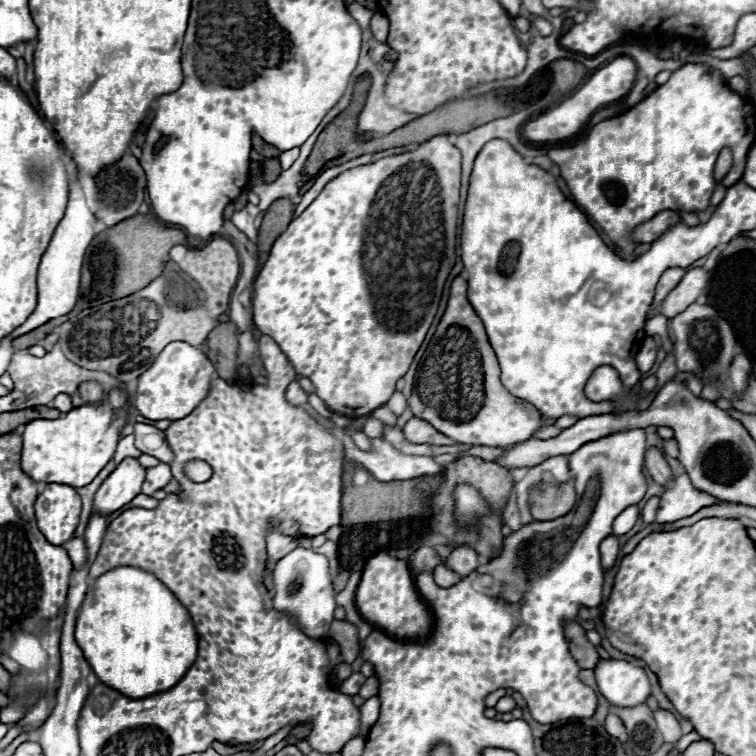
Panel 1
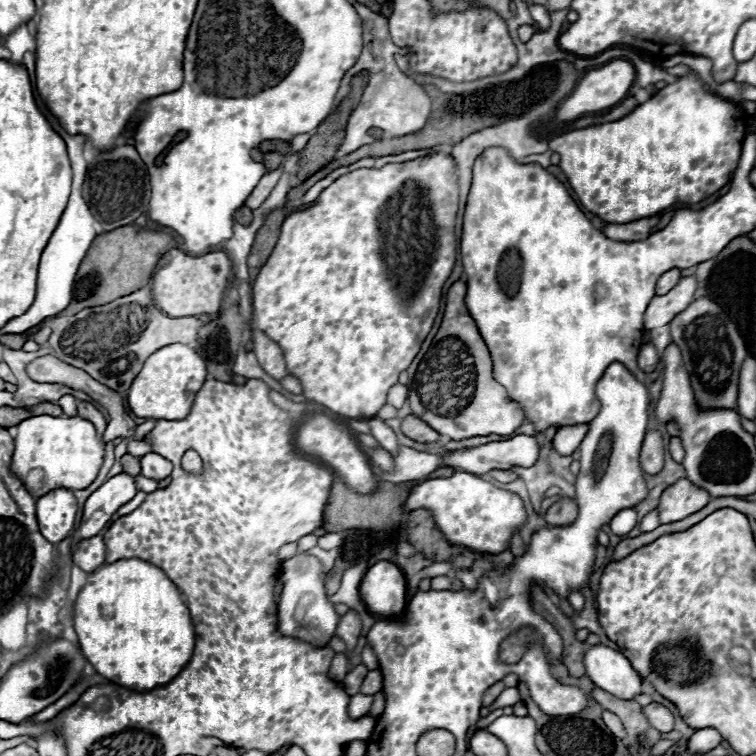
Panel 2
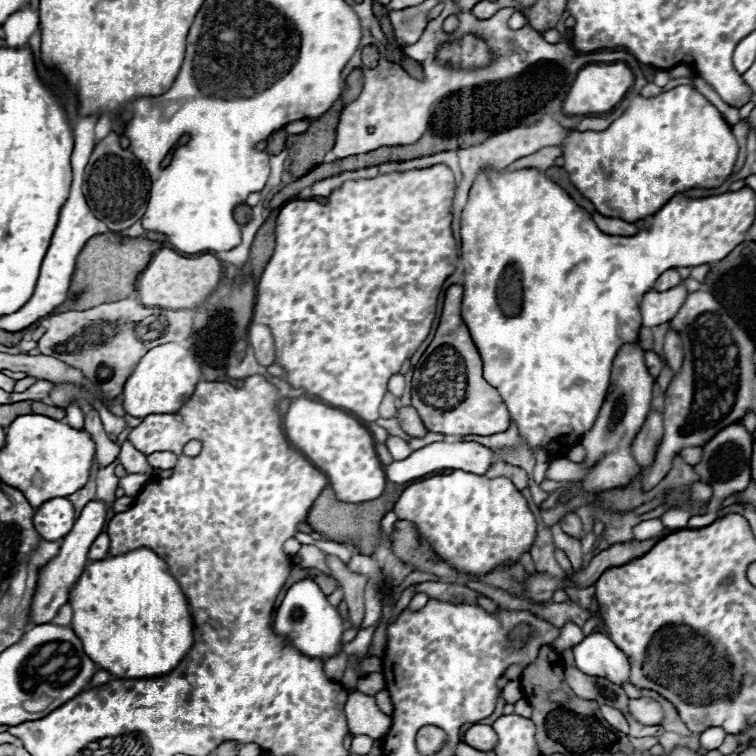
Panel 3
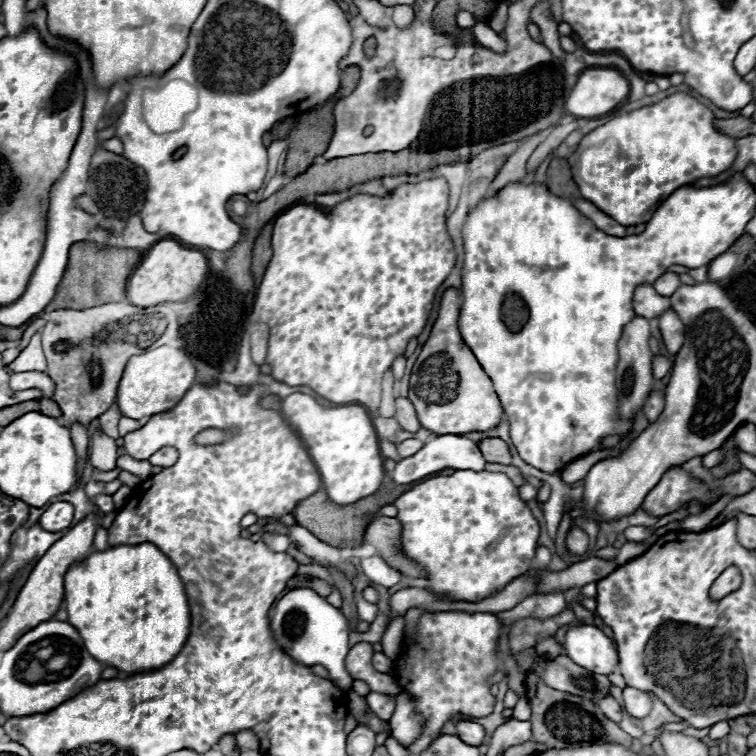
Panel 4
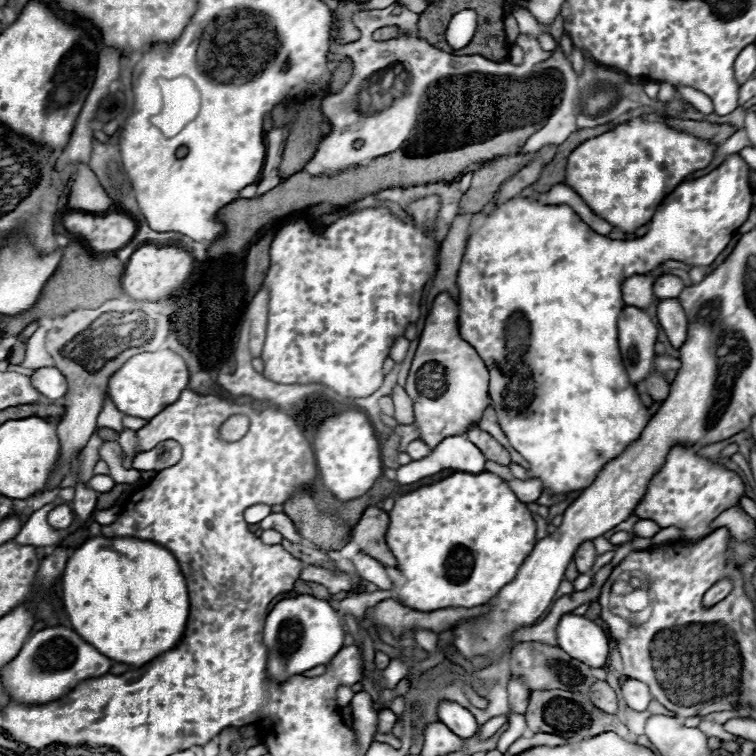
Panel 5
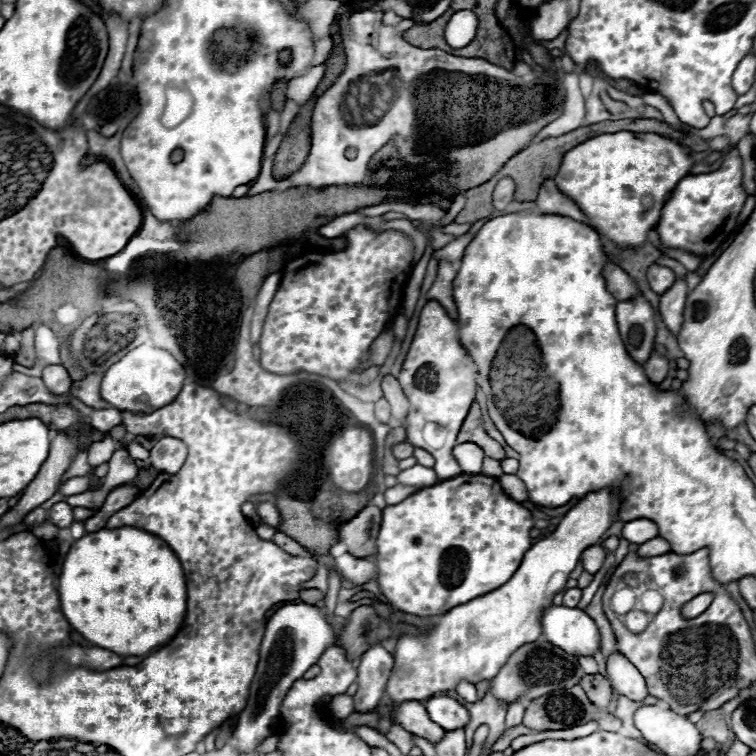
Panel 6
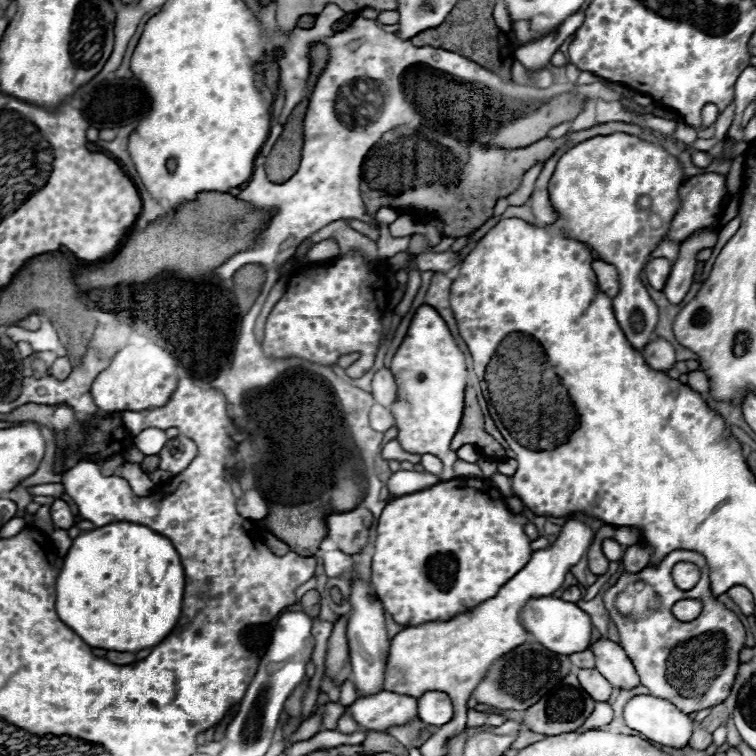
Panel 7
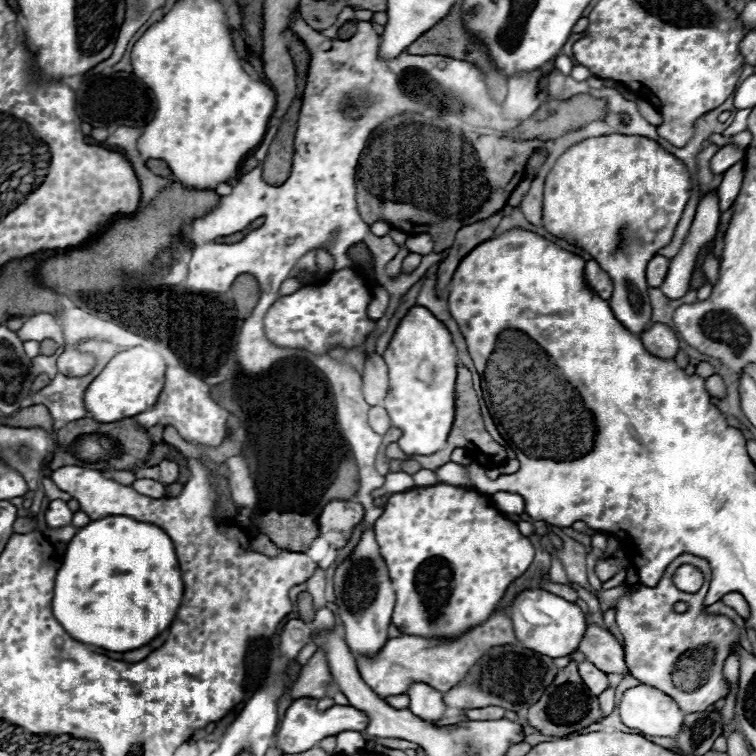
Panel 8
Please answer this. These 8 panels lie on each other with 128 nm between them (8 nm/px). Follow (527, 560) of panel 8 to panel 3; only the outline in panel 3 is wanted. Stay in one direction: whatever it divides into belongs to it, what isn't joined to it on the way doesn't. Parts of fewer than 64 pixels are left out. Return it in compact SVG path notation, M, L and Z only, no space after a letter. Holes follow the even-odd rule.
M454 470L448 476L432 476L408 486L398 498L394 512L400 520L414 522L420 536L432 544L432 550L440 560L452 564L462 574L488 574L500 564L518 562L518 558L530 550L536 536L534 514L508 478L486 478L462 470Z

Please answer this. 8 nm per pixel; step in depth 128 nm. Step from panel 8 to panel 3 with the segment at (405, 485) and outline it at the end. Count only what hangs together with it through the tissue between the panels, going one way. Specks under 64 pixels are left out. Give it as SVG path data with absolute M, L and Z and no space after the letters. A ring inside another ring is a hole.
M434 442L426 448L420 448L416 452L412 452L406 460L394 460L390 462L384 472L386 472L386 478L394 484L406 484L406 482L412 482L420 476L426 476L434 470L446 470L446 468L452 468L452 470L464 470L464 472L472 472L472 474L486 474L486 470L494 464L494 456L498 452L488 448L488 446L482 446L478 442Z

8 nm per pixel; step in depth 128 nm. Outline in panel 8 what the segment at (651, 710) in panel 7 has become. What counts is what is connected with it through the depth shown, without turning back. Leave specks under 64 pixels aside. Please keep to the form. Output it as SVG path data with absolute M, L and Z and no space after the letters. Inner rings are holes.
M640 684L624 692L618 712L628 728L636 728L648 736L674 738L684 724L684 712L664 692Z

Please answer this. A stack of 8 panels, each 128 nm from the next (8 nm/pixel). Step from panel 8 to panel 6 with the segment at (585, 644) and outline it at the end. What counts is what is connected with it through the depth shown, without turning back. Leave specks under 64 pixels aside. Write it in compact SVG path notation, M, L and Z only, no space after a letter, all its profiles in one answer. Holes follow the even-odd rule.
M614 652L608 658L606 668L608 668L608 676L610 676L612 686L622 696L626 696L634 702L642 702L648 696L648 688L646 688L642 674L636 668L632 668L632 664L628 664L628 660L624 660L624 656Z

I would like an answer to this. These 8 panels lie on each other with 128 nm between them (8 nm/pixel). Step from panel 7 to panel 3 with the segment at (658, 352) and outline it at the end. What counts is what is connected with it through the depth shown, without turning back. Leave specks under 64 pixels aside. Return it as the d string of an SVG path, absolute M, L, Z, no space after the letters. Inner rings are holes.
M650 412L644 428L640 430L640 436L636 436L636 440L632 442L632 454L642 468L646 468L654 462L658 446L662 442L662 434L664 434L662 414ZM556 458L552 460L546 476L550 480L560 480L560 482L580 482L584 478L584 466L574 464L566 458Z

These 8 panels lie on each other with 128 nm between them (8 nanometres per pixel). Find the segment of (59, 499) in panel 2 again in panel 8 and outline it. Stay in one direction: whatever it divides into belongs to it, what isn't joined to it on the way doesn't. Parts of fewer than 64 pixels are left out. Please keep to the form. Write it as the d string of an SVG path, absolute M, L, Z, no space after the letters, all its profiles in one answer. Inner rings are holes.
M54 500L50 502L50 508L46 510L46 522L50 528L62 528L62 526L68 526L72 522L72 512L70 508L66 506L66 502L62 500Z

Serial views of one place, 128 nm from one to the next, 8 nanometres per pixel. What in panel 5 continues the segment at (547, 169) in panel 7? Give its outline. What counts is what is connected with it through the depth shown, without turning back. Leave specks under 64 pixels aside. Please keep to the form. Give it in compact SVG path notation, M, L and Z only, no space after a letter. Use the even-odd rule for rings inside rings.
M562 184L552 186L552 190L542 196L542 202L544 202L544 204L566 204L566 206L570 206L592 230L596 230L596 232L602 234L602 236L608 236L608 234L614 230L612 224L608 224L608 222L602 220L600 216L596 216L596 214L588 208L588 204L586 204L572 188L568 188L568 186L562 186Z

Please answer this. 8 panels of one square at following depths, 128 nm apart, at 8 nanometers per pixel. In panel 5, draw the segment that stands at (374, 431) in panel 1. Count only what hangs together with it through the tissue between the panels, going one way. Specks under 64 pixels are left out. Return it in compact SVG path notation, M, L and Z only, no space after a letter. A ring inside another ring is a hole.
M420 438L418 440L412 440L406 448L406 454L412 458L412 460L420 460L420 456L426 456L430 452L430 448L426 446L426 442L422 442Z

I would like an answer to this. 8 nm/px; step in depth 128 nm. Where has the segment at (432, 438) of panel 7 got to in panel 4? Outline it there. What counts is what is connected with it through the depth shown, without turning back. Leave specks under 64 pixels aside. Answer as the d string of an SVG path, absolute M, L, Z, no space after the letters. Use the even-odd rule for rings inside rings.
M448 288L440 300L440 312L434 322L432 334L424 344L410 376L408 398L416 406L422 428L434 434L466 434L472 430L486 432L496 428L504 414L490 378L484 374L472 350L460 336L458 314L460 290Z

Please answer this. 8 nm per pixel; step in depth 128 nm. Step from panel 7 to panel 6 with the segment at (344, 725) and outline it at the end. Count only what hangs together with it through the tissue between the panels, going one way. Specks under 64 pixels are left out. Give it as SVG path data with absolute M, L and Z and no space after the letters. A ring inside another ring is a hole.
M338 694L338 696L334 696L332 712L334 712L334 716L340 718L340 720L346 718L348 714L352 714L352 712L354 712L354 708L352 708L352 696L348 696L348 694Z

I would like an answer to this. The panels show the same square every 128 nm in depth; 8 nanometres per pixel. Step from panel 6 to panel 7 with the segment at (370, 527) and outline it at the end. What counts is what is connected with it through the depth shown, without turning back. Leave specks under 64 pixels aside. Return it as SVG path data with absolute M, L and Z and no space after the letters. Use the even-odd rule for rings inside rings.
M354 508L352 512L332 514L328 518L328 538L346 554L358 554L368 544L368 532L372 526L372 512L368 508Z

